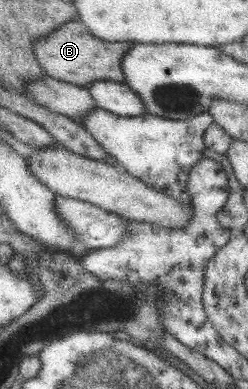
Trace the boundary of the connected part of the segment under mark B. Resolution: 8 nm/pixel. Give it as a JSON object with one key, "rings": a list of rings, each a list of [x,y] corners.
{"rings":[[[71,21],[59,27],[57,31],[50,32],[42,39],[37,39],[34,51],[38,56],[46,74],[50,77],[67,81],[79,86],[87,86],[95,81],[126,82],[126,73],[122,69],[122,60],[134,42],[101,40],[95,36],[83,21]]]}

